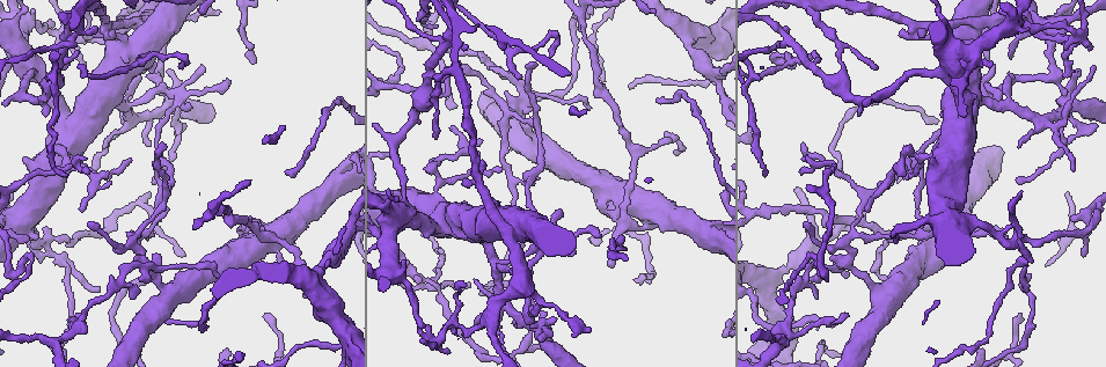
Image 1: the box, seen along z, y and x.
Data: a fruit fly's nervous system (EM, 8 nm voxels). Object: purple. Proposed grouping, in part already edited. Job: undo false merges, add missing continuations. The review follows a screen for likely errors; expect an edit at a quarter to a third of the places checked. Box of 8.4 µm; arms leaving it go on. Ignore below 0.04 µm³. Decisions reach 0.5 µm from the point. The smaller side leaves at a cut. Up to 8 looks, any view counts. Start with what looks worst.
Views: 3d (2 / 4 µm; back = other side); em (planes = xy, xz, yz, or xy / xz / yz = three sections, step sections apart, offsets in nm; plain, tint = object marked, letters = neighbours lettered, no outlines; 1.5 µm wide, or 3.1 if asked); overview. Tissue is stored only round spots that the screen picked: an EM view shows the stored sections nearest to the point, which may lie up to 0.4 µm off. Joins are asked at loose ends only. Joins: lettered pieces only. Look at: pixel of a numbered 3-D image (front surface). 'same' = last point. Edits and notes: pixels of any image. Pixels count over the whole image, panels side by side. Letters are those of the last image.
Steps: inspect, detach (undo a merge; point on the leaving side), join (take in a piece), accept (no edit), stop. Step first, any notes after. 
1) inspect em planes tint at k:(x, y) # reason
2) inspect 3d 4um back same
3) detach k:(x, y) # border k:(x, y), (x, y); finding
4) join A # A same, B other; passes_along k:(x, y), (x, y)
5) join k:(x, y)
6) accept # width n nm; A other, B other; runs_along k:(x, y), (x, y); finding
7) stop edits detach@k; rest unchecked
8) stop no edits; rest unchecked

inspect em xz step 8 tint at 1:(432, 101) # touches itself

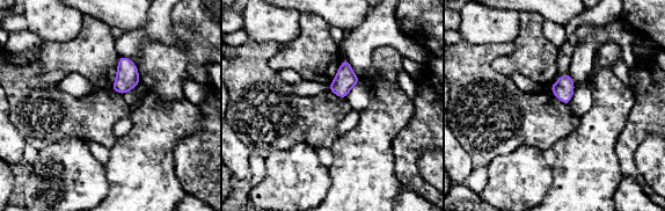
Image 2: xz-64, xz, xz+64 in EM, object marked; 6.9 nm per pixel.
inspect em planes letters same # another direction

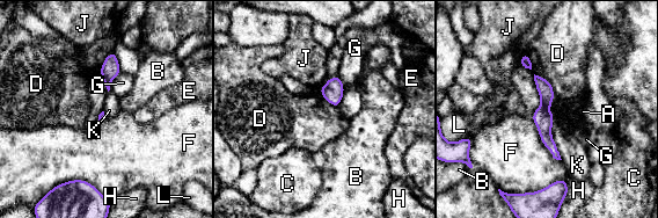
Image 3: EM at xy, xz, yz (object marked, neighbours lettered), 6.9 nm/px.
detach 3:(546, 92) # width 50 nm; A other, B other, C other, D other, E other, F other, G other, H other, J other, K other, L other; two cells meet here

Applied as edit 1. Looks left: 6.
inspect em planes letters at 1:(919, 207) # thin end

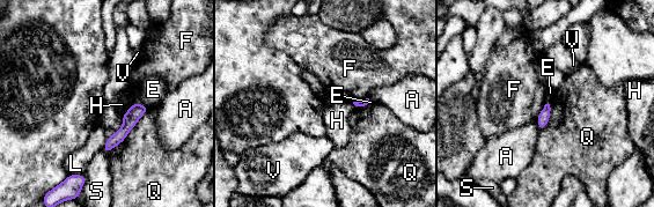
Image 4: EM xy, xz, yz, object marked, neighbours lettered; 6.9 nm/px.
accept # A other, E other, F other, H other, L other, Q other, S other, V other; border 4:(548, 102), (536, 119); no lettered piece goes on from it

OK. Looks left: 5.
inspect em planes letters at 1:(803, 223) # thin end

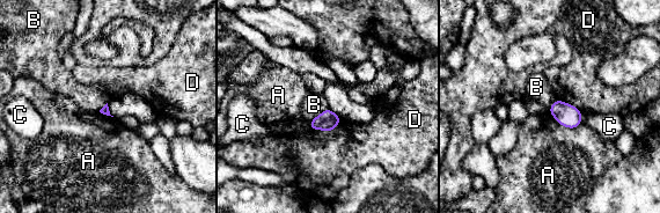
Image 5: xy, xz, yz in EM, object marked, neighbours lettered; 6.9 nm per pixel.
accept # A other, B other, C other, D other; border 5:(328, 108), (308, 123); none of them fits

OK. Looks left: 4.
stop edits detach@3; rest unchecked

